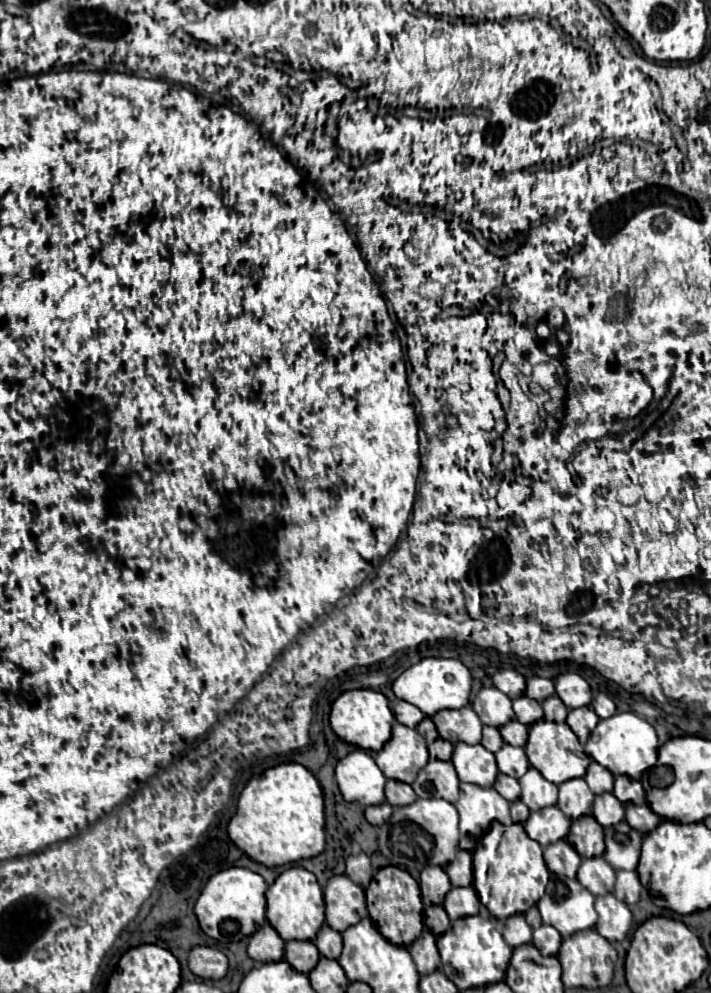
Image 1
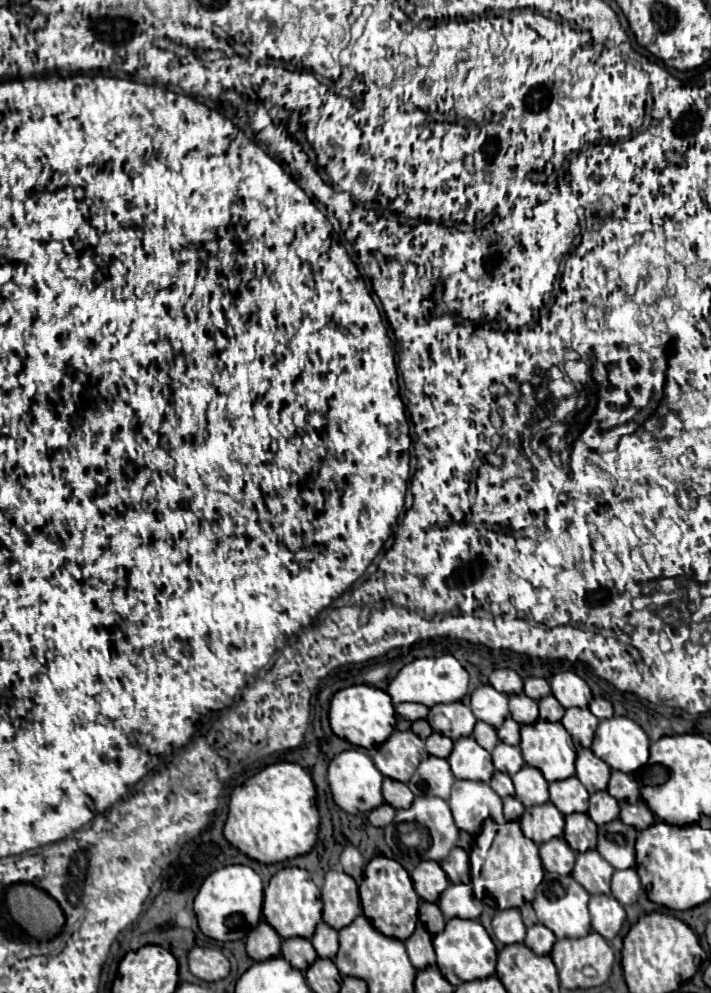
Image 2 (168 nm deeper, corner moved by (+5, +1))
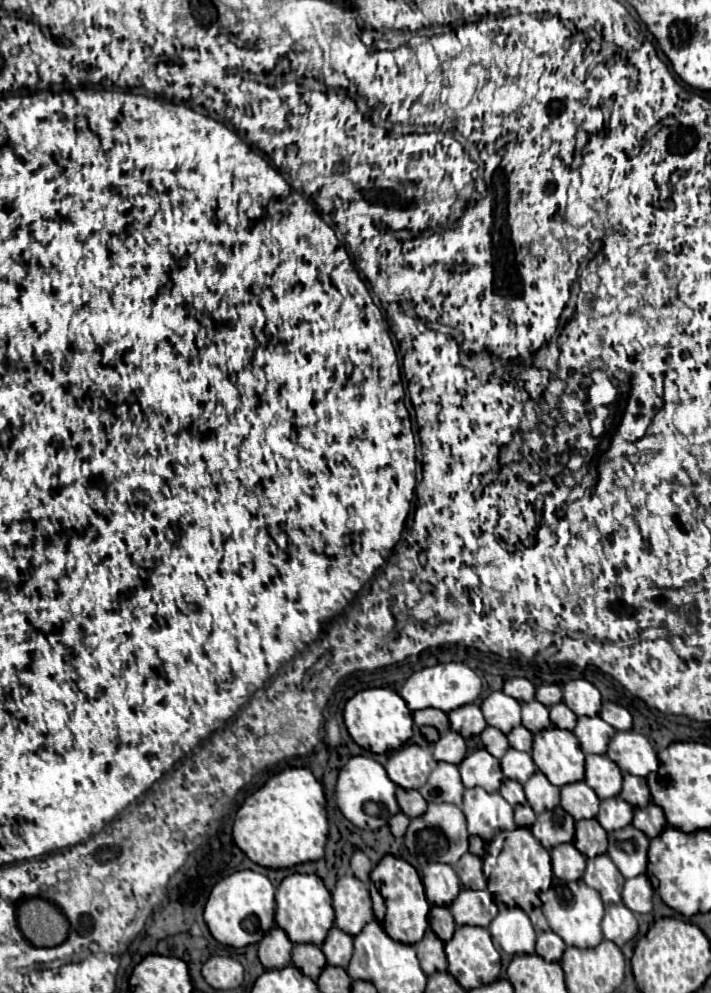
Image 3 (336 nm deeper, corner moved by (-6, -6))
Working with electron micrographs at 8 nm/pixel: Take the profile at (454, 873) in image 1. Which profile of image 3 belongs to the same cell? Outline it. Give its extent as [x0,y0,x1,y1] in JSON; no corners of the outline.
[453,852,487,890]

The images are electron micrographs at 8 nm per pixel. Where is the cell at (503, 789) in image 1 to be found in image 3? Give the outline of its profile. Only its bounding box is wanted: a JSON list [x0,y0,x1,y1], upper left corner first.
[499,780,527,806]

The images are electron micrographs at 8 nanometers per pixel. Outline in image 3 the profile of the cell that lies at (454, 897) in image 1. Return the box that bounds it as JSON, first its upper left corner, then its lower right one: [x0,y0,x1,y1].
[449,888,498,926]

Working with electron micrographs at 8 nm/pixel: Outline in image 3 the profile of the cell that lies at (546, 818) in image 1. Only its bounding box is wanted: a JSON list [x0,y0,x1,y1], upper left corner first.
[531,806,575,850]

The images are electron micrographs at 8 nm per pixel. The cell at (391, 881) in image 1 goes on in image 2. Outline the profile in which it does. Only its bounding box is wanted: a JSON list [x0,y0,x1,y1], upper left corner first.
[360,855,418,941]

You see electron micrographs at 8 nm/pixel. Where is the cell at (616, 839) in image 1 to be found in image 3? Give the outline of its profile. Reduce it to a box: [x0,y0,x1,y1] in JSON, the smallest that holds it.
[607,826,649,878]

